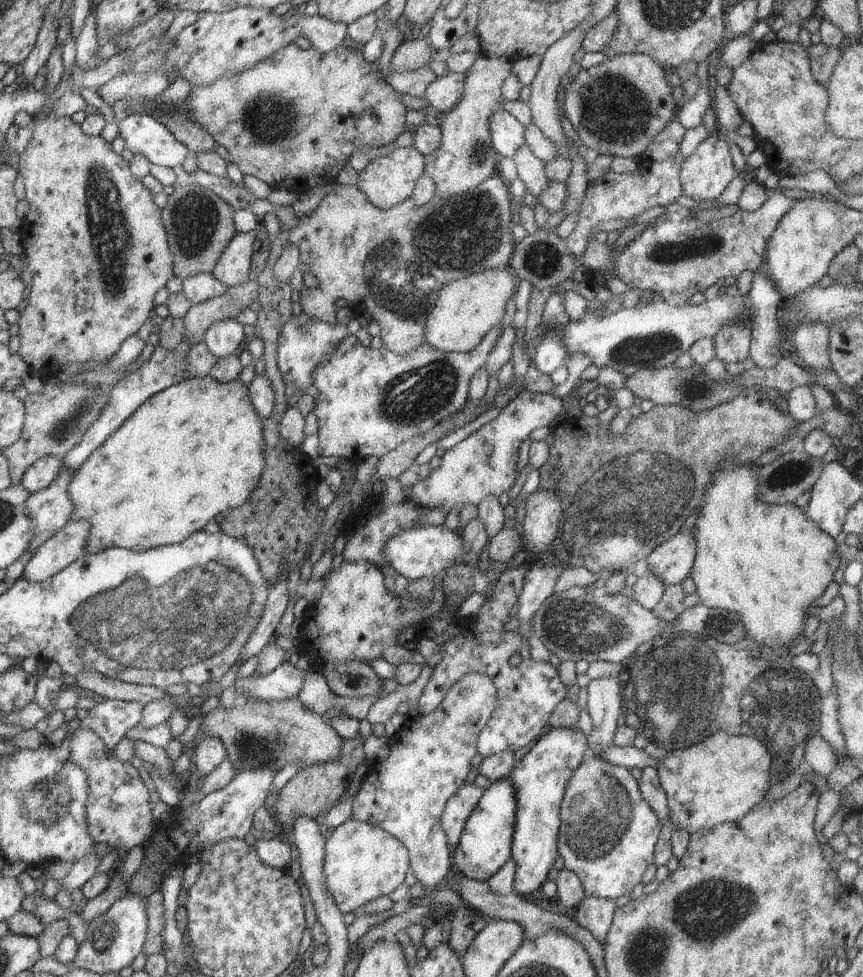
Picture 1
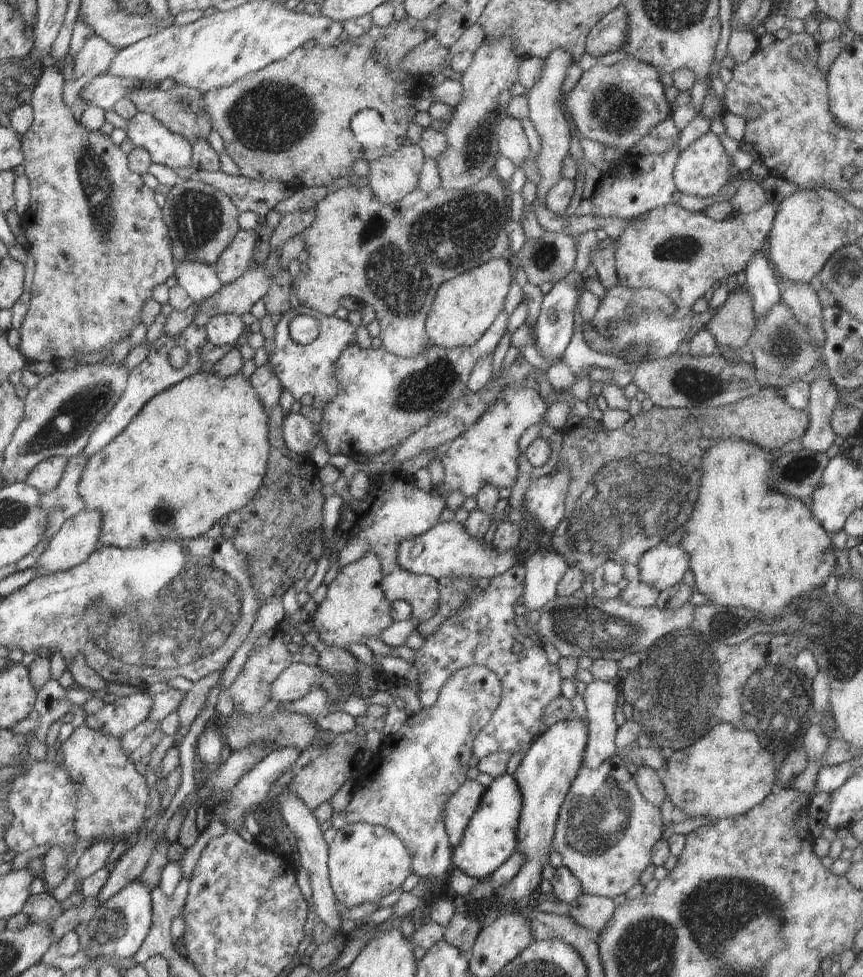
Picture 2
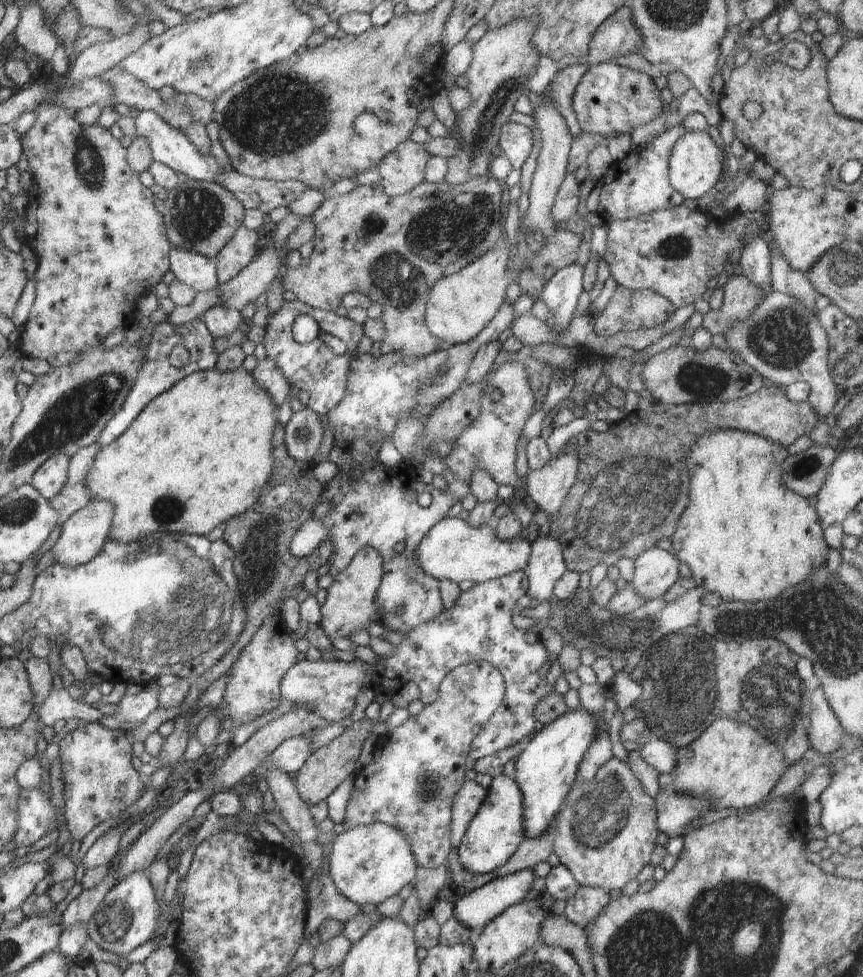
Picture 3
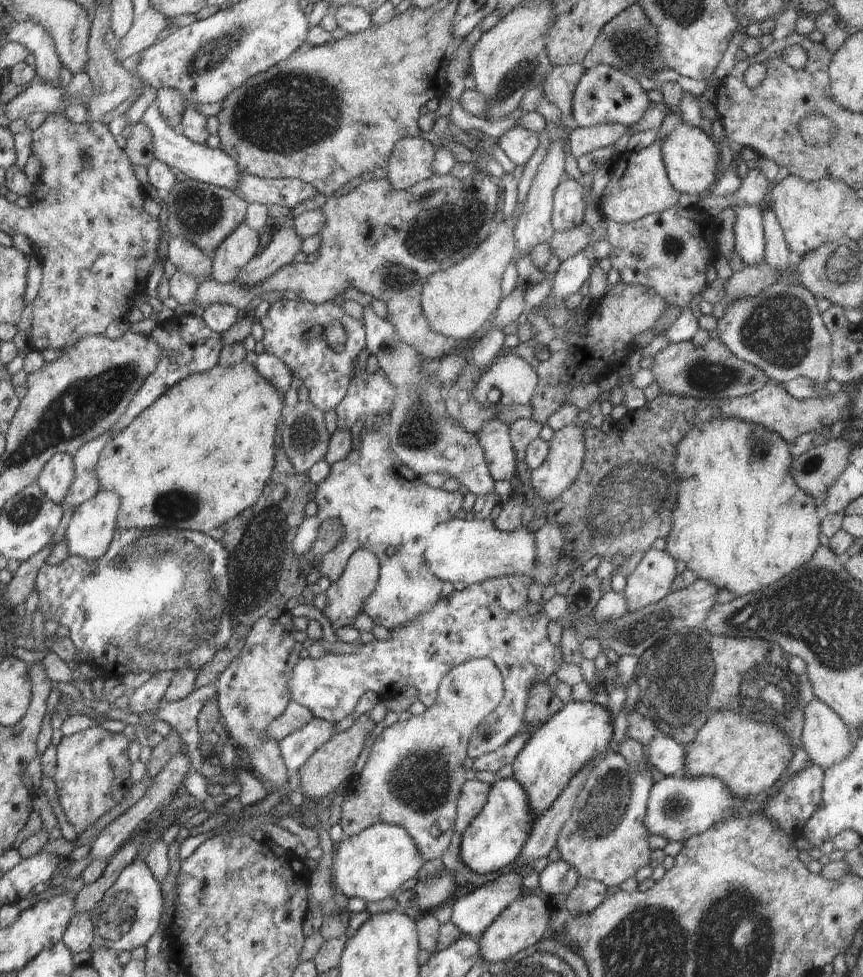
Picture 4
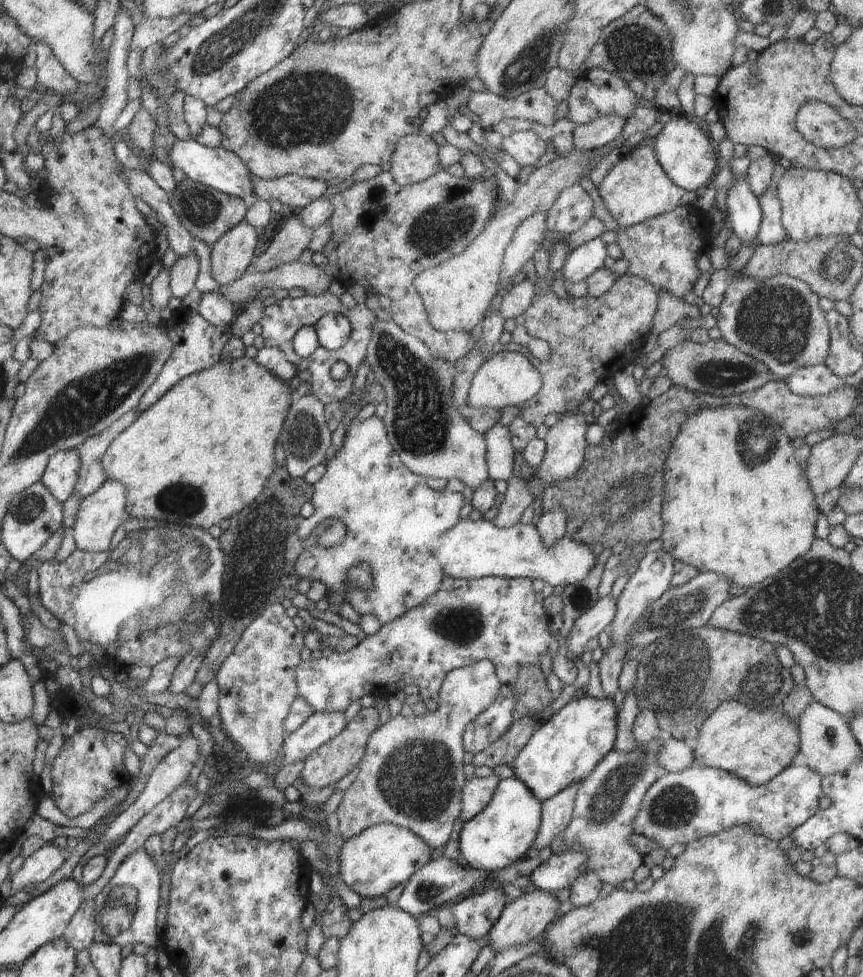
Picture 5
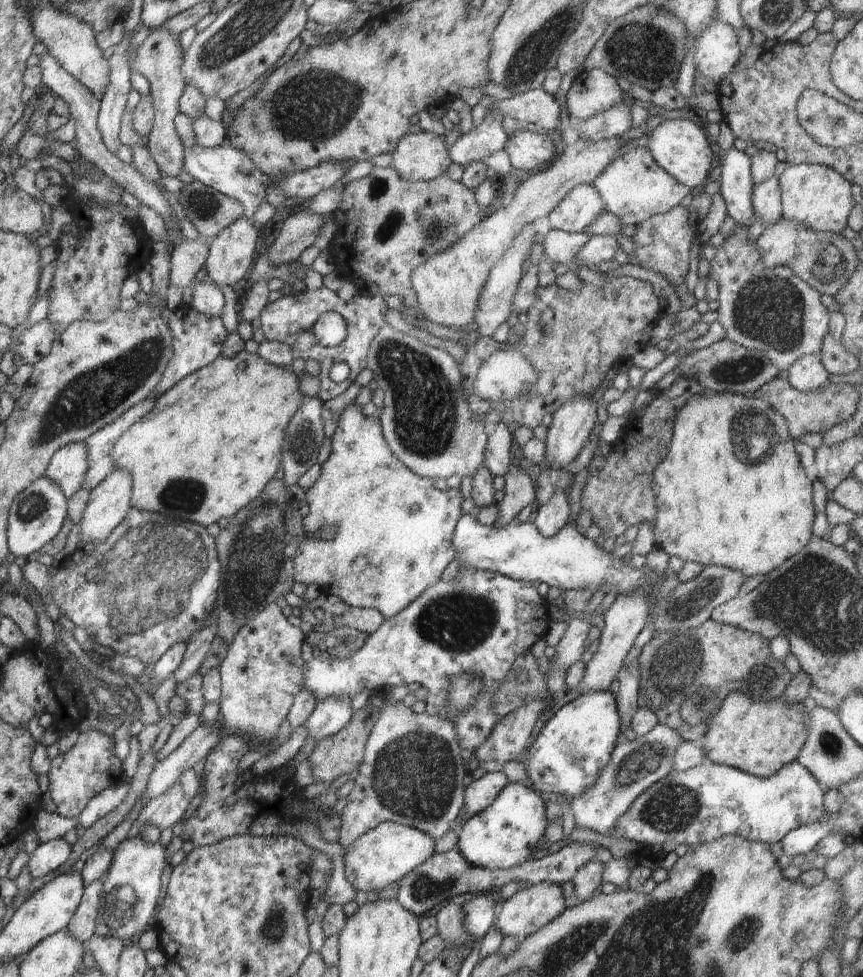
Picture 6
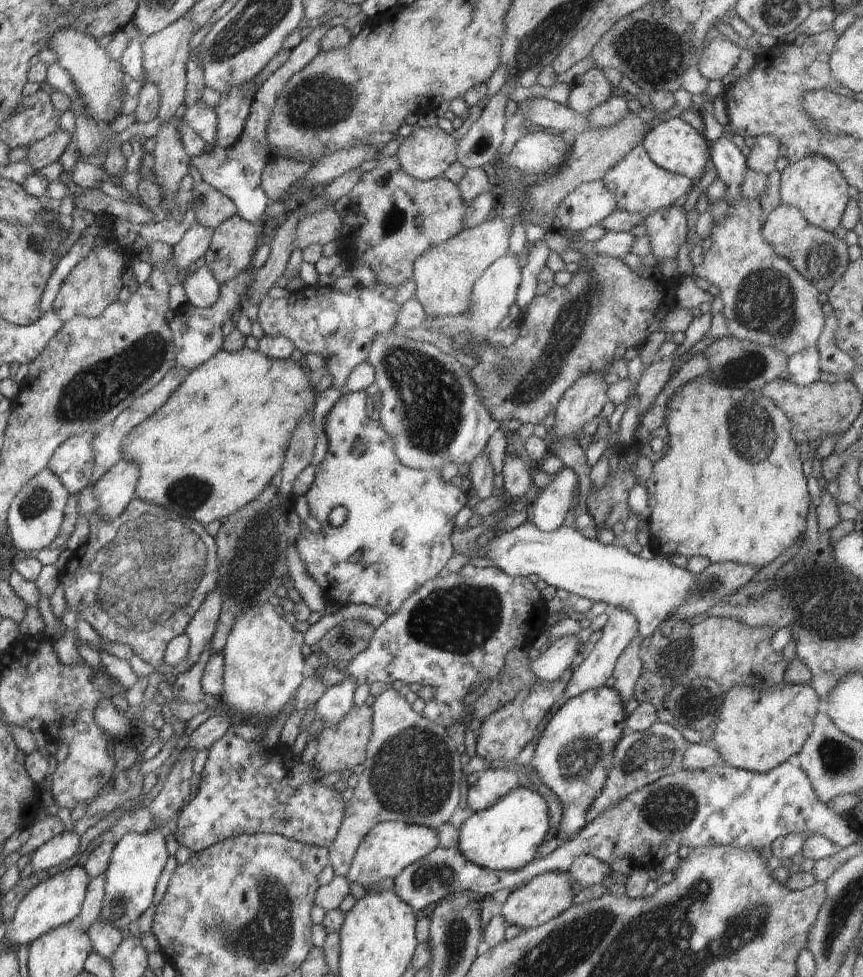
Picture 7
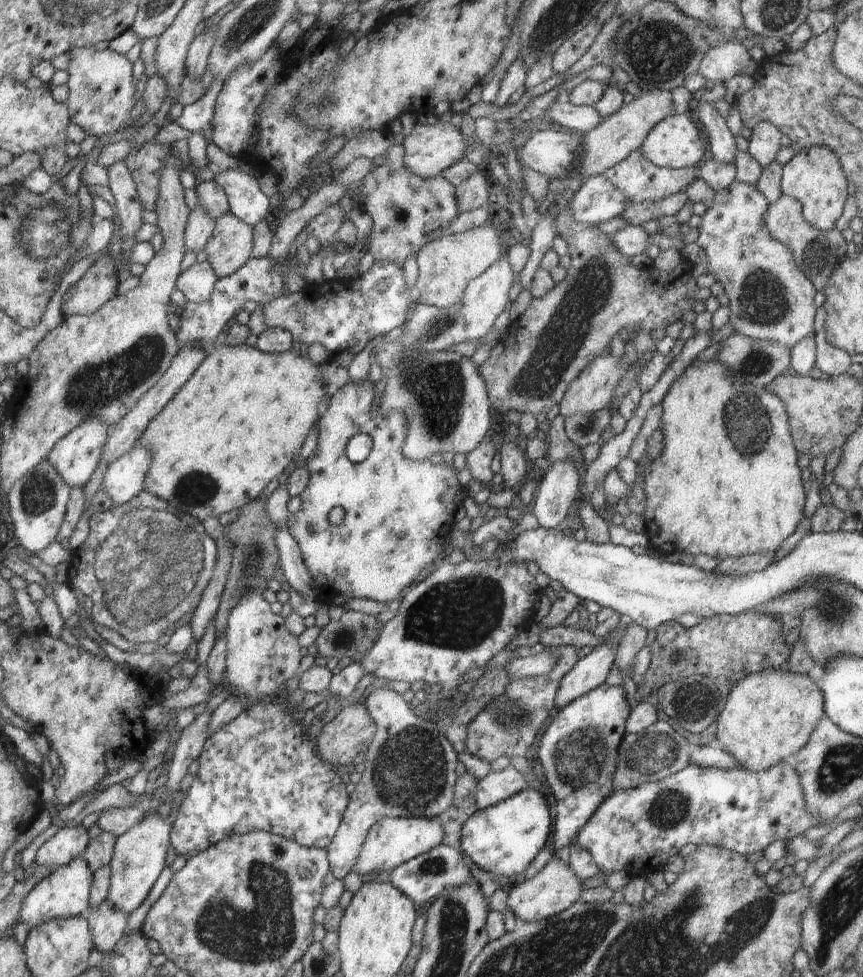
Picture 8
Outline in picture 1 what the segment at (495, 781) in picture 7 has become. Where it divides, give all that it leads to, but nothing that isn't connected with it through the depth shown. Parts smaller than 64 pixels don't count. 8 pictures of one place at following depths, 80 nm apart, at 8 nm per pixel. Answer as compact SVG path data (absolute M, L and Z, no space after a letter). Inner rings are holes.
M472 783L462 785L444 805L441 827L446 834L450 848L455 848L460 840L468 817L484 794L481 787Z

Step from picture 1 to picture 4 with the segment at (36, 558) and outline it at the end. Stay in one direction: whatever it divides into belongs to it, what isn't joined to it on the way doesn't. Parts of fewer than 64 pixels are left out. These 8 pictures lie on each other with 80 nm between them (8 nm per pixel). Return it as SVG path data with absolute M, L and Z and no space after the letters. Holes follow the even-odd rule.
M113 490L98 491L92 498L78 505L68 522L65 532L66 542L69 548L69 556L76 555L85 559L99 559L109 549L114 531L117 528L117 516L120 512L121 498Z

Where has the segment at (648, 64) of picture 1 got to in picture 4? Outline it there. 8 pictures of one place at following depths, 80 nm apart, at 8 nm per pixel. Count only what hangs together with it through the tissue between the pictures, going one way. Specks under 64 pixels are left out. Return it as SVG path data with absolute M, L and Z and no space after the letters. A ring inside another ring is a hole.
M598 65L587 70L574 89L572 116L578 127L616 123L628 128L636 124L644 111L650 107L648 91L644 91L638 79L608 65Z

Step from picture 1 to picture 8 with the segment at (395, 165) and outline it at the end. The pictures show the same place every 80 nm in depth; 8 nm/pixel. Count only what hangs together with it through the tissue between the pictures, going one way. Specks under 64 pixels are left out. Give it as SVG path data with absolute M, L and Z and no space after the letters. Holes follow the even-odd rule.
M431 120L424 124L416 124L410 135L403 140L405 165L422 178L441 175L444 170L460 162L468 148L467 137L452 123L441 124Z

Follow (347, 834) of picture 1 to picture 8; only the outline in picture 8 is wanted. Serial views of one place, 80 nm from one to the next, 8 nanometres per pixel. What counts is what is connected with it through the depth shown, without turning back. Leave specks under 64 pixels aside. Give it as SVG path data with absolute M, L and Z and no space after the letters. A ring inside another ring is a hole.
M384 817L369 828L353 870L361 875L371 872L380 874L382 870L390 874L399 864L442 845L443 828L436 817Z

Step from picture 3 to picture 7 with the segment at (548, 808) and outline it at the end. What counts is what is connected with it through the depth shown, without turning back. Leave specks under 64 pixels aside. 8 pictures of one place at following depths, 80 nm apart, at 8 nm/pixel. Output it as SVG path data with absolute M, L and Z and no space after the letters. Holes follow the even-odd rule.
M614 687L587 690L568 699L552 716L538 740L531 763L542 782L566 804L578 804L584 814L606 784L618 741L626 729L625 704Z

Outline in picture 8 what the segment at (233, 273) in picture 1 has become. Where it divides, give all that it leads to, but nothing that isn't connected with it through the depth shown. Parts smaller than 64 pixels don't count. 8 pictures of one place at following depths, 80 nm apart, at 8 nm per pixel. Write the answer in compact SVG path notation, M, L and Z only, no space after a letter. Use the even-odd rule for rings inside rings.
M228 212L215 220L215 227L206 243L207 261L216 271L217 278L222 278L236 272L252 257L253 227Z

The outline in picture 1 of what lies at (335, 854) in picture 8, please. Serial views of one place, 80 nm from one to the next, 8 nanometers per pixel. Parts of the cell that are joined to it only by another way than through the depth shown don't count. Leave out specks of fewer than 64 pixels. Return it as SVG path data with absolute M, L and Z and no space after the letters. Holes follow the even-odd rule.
M482 673L462 675L446 691L441 705L429 715L417 719L406 716L402 727L389 738L388 757L367 766L363 783L352 802L352 819L367 822L389 832L409 852L411 872L430 894L444 878L454 872L452 848L441 827L441 814L446 801L462 786L471 770L470 762L477 753L477 738L489 724L497 705L497 690L490 677Z

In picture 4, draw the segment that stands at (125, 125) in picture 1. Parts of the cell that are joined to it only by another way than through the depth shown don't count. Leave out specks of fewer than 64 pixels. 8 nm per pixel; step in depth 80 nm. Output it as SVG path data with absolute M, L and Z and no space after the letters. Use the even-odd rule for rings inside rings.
M154 103L148 106L141 120L153 136L156 159L165 162L168 166L174 168L176 172L180 171L182 174L186 174L188 179L230 189L234 192L239 188L239 176L242 173L239 171L238 163L221 148L211 149L206 144L195 143L186 135L170 128Z

